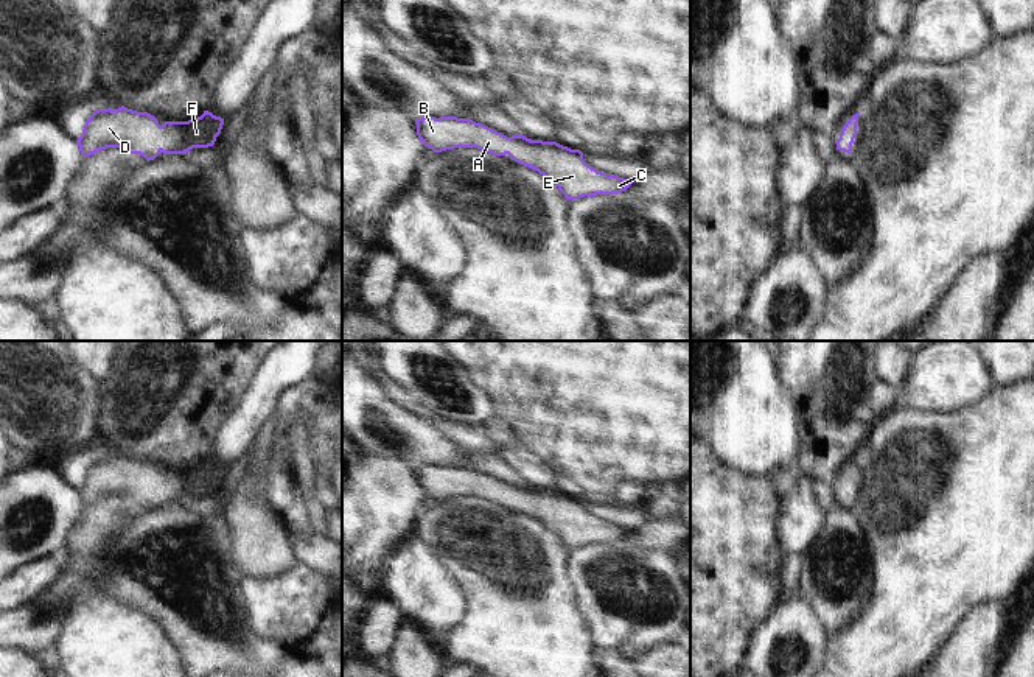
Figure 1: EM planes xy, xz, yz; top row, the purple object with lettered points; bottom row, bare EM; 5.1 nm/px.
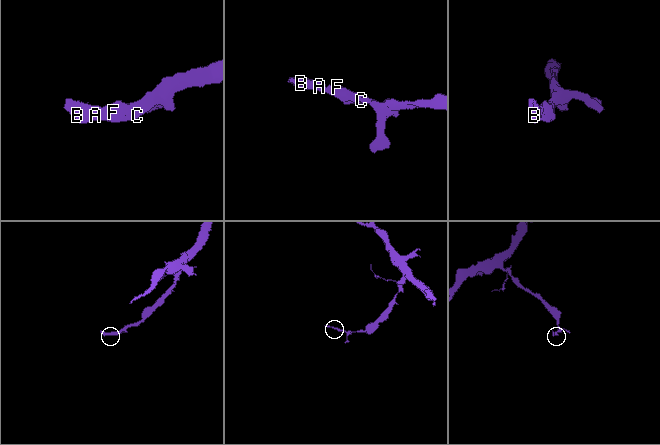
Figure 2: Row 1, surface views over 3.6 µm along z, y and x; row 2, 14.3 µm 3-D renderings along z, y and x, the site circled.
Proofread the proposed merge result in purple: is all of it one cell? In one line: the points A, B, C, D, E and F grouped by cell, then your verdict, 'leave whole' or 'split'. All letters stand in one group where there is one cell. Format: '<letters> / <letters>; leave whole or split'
A B C D E F; leave whole

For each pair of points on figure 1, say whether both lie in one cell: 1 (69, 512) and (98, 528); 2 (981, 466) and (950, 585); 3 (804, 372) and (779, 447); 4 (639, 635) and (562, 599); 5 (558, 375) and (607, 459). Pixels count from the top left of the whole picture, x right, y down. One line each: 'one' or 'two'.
1: two
2: one
3: two
4: two
5: one

